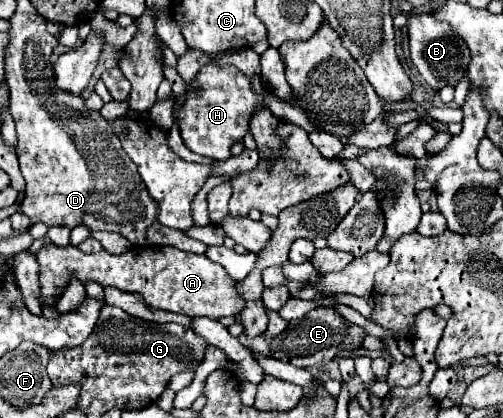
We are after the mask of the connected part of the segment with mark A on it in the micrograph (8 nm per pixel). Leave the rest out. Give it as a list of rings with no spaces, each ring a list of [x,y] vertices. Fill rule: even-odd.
[[[48,244],[36,252],[40,266],[40,306],[54,308],[58,296],[64,294],[72,278],[78,278],[82,284],[96,282],[100,286],[112,286],[124,292],[138,292],[144,296],[148,306],[162,308],[168,312],[186,314],[190,318],[204,316],[220,320],[224,316],[238,316],[244,310],[244,298],[238,292],[238,280],[234,280],[220,264],[210,262],[206,256],[184,252],[178,248],[156,248],[140,246],[124,254],[82,254],[76,246],[60,248]]]

